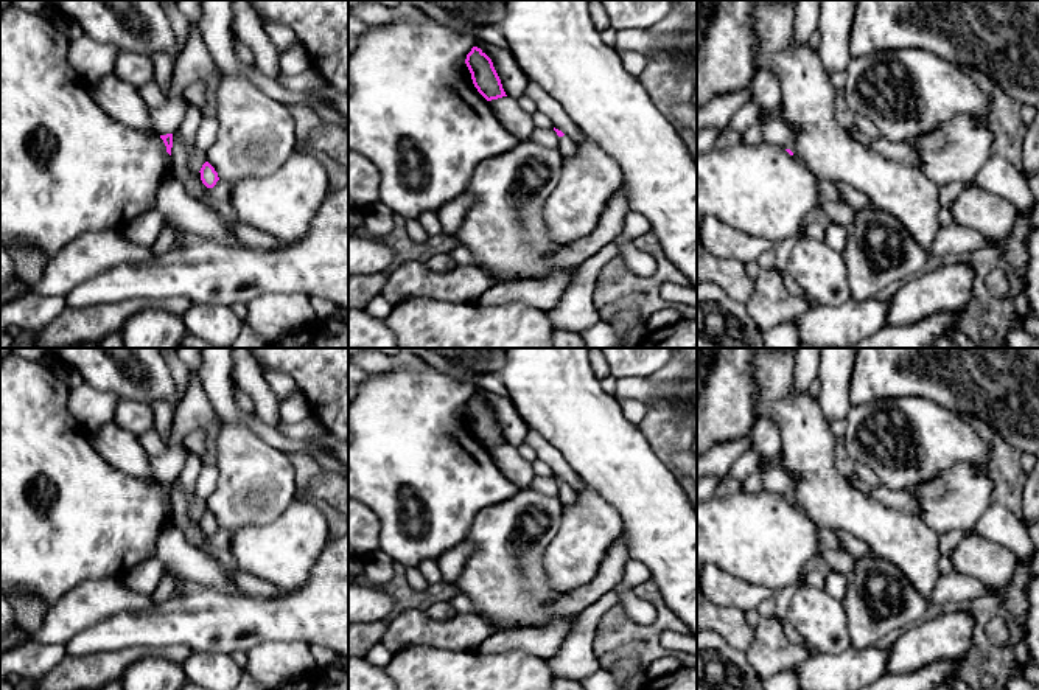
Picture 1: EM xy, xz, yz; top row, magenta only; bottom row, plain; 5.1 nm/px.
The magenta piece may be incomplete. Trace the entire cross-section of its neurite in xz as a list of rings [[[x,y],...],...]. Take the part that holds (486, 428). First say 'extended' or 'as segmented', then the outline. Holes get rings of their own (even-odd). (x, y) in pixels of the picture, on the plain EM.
as segmented; [[[478,395],[467,402],[465,412],[478,440],[487,448],[507,444],[492,407]]]

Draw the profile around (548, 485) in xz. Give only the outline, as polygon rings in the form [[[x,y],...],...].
[[[535,476],[529,488],[543,493],[546,496],[557,496],[558,483],[554,477],[538,477]]]

